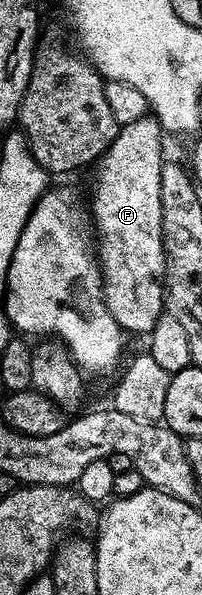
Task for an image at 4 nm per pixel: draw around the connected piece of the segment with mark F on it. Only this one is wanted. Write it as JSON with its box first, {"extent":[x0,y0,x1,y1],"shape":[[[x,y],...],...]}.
{"extent":[91,114,167,336],"shape":[[[147,114],[132,123],[124,123],[119,128],[117,137],[109,145],[109,149],[97,161],[95,184],[91,187],[91,215],[95,218],[95,227],[99,230],[99,247],[97,243],[97,258],[103,272],[103,296],[107,299],[107,308],[124,332],[132,331],[135,335],[150,336],[153,325],[165,313],[165,284],[167,281],[167,251],[163,247],[163,222],[161,221],[161,169],[165,162],[163,156],[163,138],[165,132],[154,114]]]}

